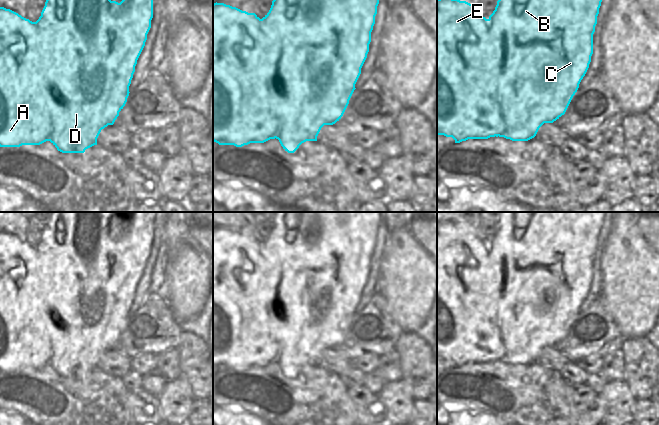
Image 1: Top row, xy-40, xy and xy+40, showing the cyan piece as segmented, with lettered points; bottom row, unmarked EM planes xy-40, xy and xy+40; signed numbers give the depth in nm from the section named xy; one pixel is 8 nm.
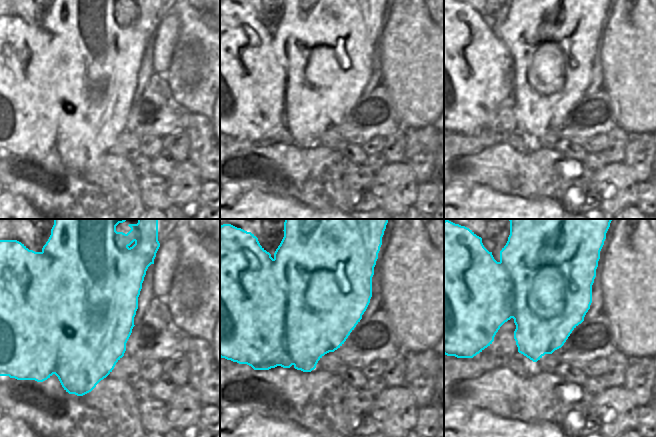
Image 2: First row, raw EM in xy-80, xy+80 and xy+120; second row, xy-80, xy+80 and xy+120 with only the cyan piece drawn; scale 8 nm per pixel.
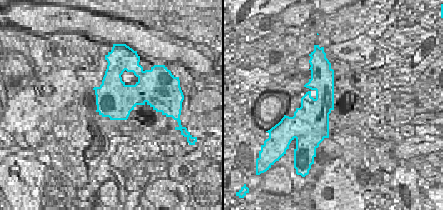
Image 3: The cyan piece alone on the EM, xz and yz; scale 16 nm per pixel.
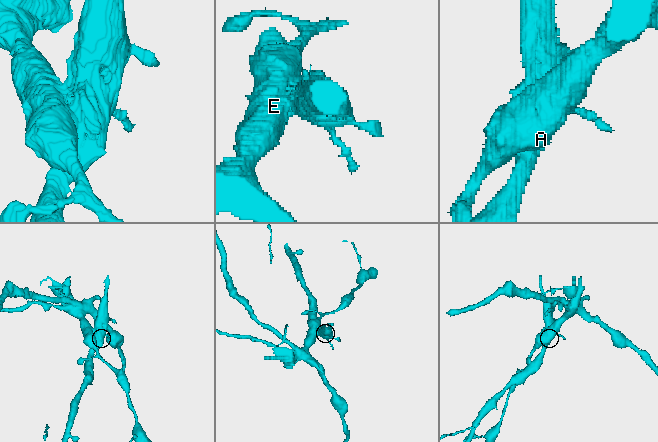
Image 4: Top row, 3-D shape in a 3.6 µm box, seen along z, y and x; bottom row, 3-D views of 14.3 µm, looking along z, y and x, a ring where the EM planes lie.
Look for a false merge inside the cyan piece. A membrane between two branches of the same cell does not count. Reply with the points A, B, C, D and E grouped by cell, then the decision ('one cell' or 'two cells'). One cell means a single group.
A E / B C D; two cells

